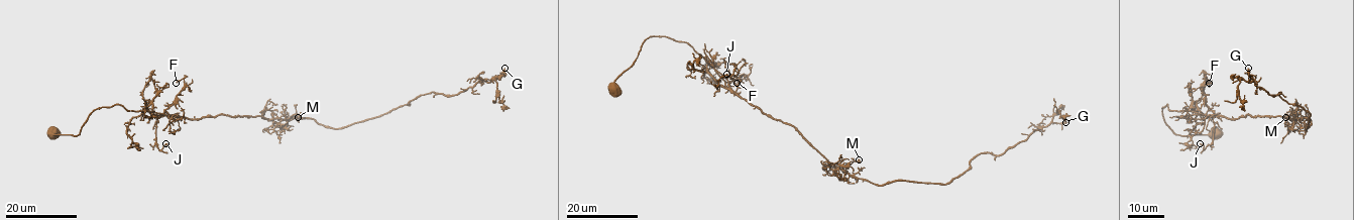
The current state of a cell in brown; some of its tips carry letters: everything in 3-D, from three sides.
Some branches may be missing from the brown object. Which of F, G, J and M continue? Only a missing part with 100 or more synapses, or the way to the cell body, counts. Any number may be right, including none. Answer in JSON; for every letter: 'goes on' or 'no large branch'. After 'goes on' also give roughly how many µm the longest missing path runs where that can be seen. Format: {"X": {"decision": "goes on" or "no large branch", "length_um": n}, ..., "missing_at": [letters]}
{"F": {"decision": "no large branch"}, "G": {"decision": "no large branch"}, "J": {"decision": "no large branch"}, "M": {"decision": "no large branch"}, "missing_at": []}

